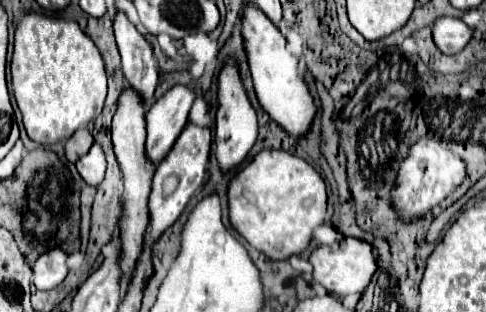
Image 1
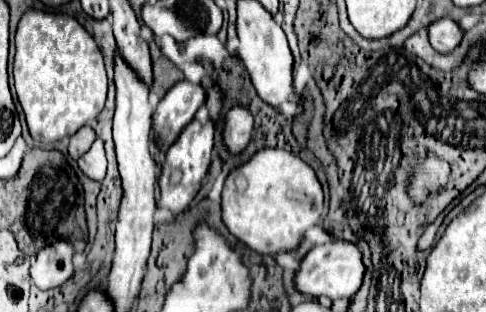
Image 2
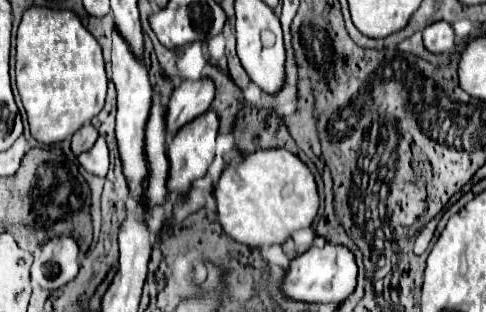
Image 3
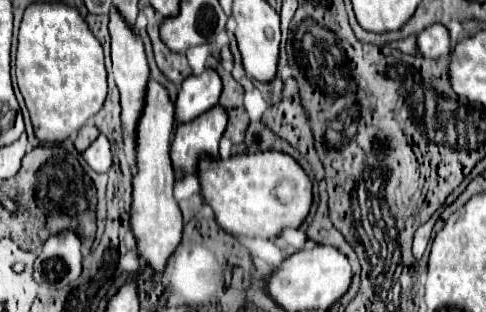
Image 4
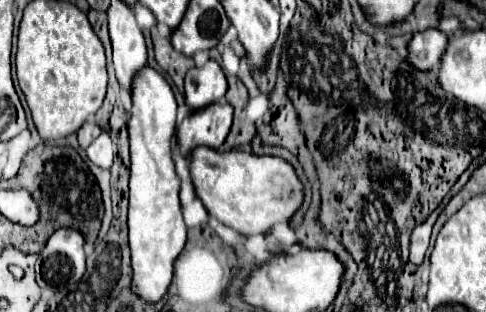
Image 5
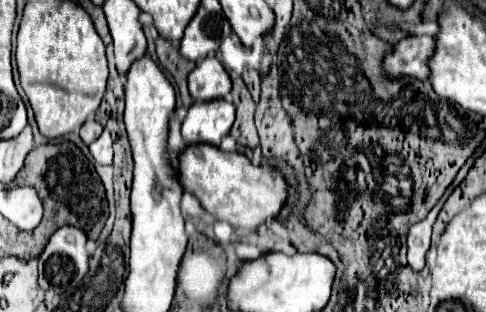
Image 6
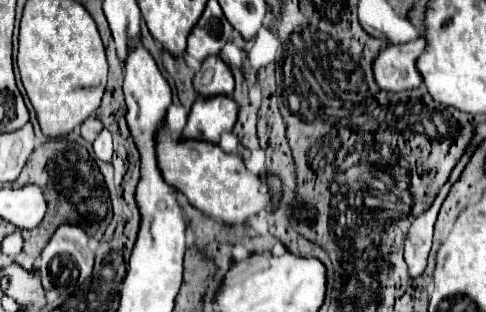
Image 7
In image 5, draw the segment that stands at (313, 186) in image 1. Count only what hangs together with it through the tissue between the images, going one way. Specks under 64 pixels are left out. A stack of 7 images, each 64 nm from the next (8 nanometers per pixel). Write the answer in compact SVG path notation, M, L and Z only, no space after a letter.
M200 146L190 154L190 174L210 216L246 236L266 236L274 224L290 224L304 202L304 184L294 166L280 156L254 156L242 150L218 152Z

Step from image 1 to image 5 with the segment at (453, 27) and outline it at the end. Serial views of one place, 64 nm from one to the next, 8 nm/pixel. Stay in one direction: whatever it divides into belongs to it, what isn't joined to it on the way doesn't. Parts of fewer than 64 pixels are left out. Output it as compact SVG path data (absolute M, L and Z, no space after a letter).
M428 28L414 34L408 44L408 62L418 70L432 70L440 66L440 56L444 54L448 36L438 28Z

